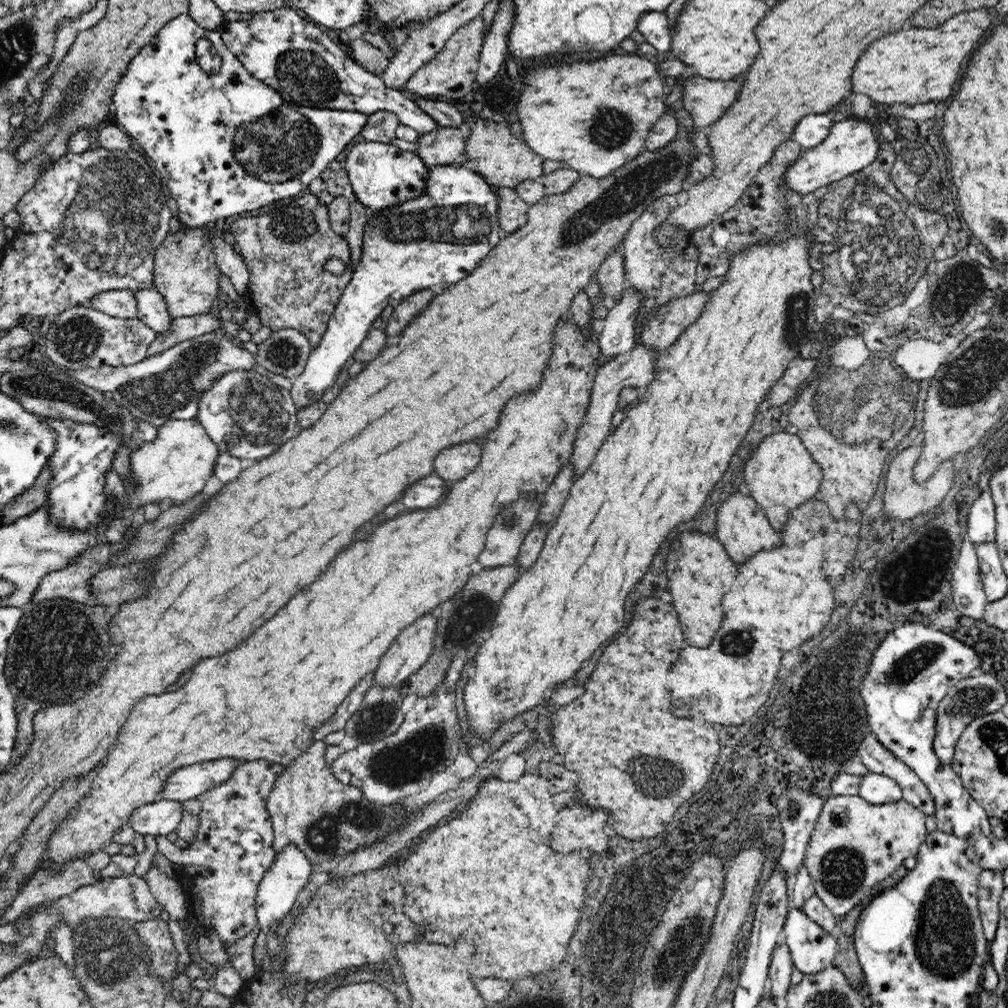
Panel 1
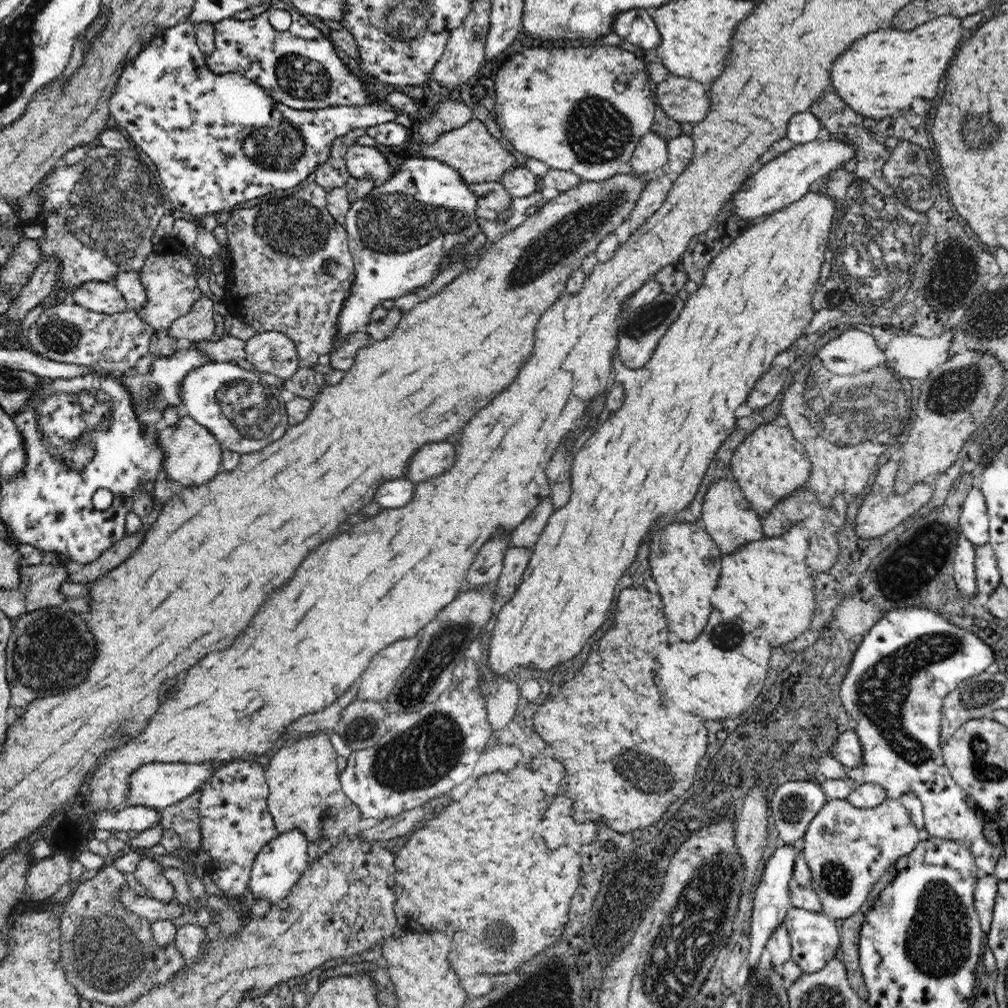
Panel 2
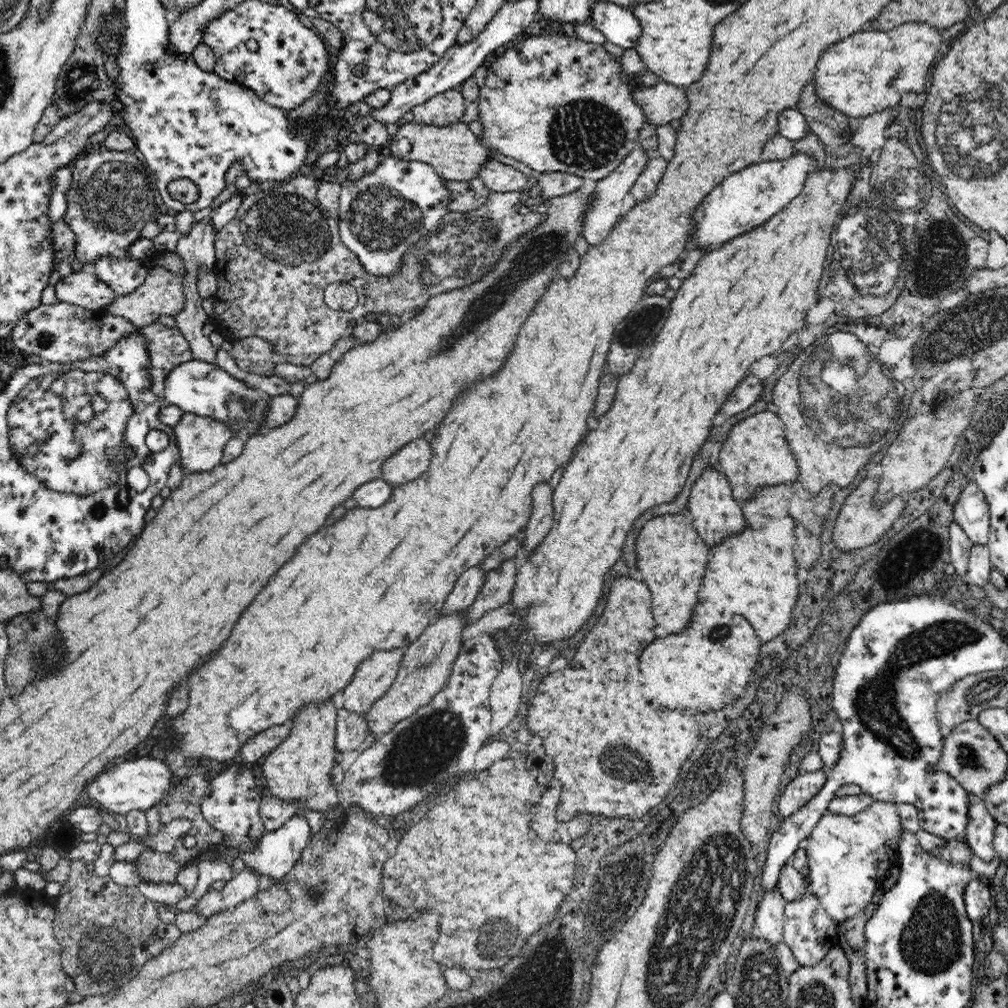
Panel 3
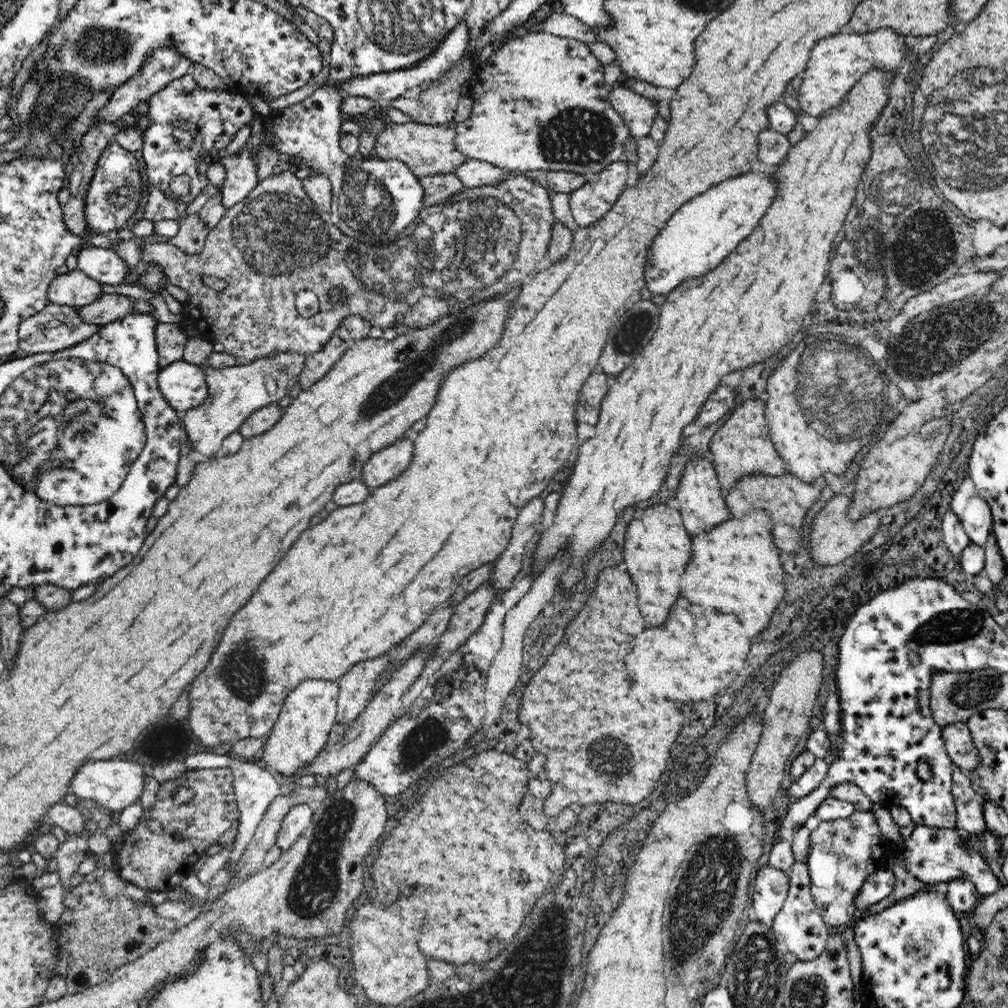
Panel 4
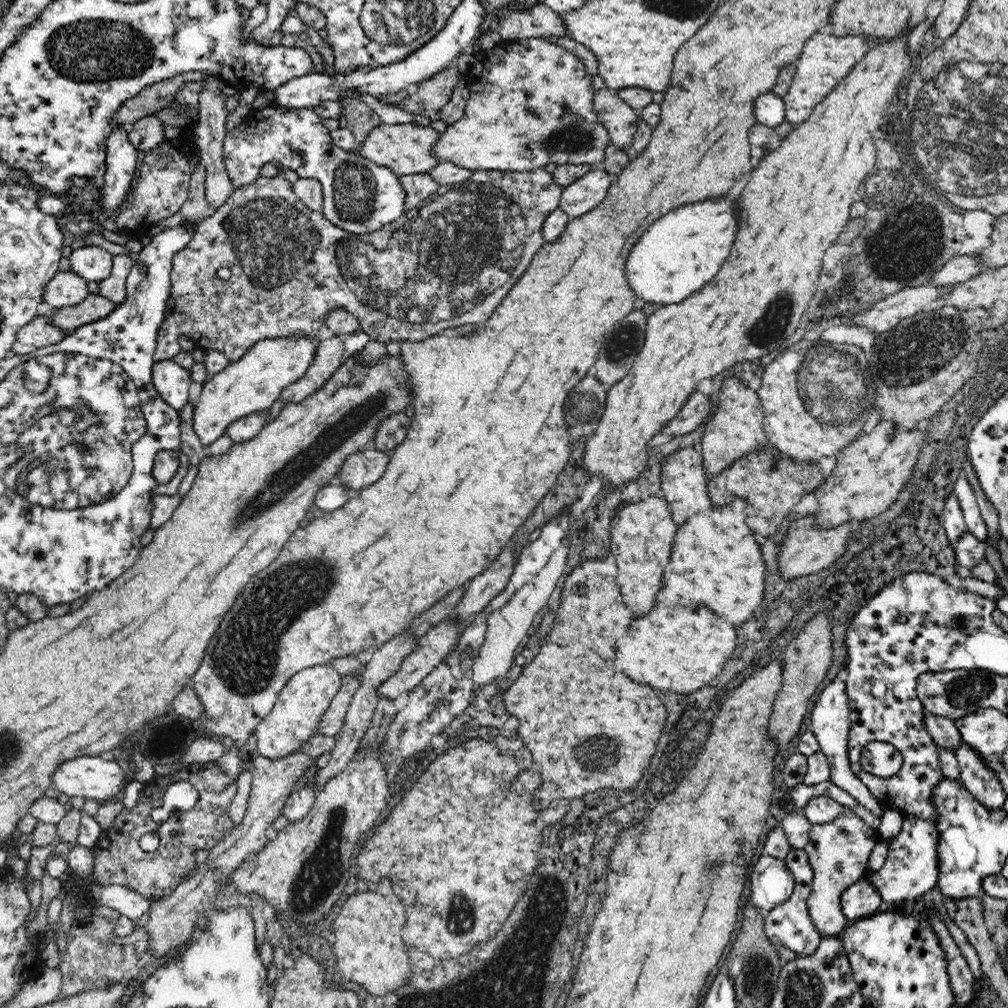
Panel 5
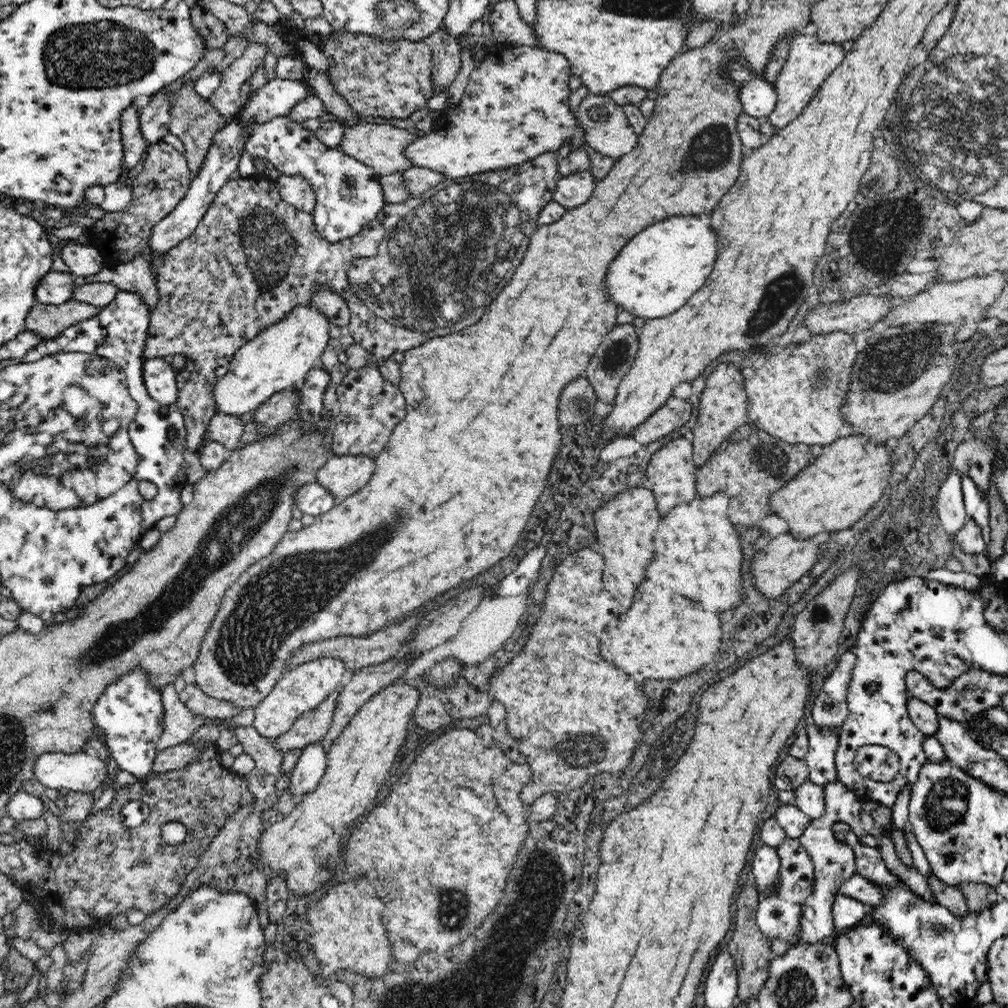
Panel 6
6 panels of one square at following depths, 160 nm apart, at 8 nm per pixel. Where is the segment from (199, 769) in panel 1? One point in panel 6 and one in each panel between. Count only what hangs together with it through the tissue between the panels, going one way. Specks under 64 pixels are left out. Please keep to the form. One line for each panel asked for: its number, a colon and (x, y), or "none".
2: (157, 785)
3: (141, 783)
4: (111, 784)
5: (88, 776)
6: (77, 771)

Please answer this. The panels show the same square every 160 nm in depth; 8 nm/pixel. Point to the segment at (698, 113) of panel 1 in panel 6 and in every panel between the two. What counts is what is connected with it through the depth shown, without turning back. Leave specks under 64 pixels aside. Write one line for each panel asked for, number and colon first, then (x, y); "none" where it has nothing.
2: (686, 101)
3: (662, 103)
4: (637, 112)
5: (621, 120)
6: (607, 130)

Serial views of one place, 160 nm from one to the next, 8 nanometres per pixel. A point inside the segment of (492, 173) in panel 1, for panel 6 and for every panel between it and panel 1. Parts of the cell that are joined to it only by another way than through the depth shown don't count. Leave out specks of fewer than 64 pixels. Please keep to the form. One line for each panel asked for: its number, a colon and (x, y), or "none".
2: (479, 157)
3: (456, 154)
4: (427, 149)
5: (406, 149)
6: (381, 146)

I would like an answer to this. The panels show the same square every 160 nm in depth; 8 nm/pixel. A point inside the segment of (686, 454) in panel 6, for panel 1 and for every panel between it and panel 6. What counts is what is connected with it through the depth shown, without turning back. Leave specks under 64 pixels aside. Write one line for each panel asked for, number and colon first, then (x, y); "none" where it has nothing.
1: (742, 527)
2: (730, 520)
3: (716, 514)
4: (700, 496)
5: (683, 479)

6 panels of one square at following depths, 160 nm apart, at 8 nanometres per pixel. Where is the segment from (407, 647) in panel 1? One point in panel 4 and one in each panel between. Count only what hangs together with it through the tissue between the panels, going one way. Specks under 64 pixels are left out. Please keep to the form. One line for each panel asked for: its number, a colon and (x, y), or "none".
2: (380, 676)
3: (374, 677)
4: (355, 688)

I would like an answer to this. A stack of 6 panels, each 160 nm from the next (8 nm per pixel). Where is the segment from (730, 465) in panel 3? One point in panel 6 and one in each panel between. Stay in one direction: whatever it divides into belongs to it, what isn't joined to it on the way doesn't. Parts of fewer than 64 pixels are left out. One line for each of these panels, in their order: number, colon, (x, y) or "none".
4: (742, 445)
5: (735, 429)
6: (723, 408)

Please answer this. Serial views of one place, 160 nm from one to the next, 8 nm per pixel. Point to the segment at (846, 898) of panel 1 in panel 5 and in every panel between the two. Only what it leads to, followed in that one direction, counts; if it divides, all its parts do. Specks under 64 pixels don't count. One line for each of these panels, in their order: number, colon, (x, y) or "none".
2: (848, 849)
3: (848, 856)
4: (843, 852)
5: (838, 851)

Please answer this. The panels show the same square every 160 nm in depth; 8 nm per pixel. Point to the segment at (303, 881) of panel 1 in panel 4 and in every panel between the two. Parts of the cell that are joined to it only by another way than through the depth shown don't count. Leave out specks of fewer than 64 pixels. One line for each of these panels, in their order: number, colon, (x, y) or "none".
2: (279, 865)
3: (276, 853)
4: (300, 816)

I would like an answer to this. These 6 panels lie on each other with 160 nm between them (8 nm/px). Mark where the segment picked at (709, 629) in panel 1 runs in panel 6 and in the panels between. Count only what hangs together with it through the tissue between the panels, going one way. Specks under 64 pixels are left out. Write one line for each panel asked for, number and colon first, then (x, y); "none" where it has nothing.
2: (685, 561)
3: (672, 557)
4: (657, 547)
5: (642, 534)
6: (625, 526)

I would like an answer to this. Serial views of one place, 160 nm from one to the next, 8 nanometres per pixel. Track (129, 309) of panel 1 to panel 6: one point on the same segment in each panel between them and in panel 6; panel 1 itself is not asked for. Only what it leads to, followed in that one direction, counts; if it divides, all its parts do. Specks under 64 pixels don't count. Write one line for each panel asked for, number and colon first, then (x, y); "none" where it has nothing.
2: (104, 297)
3: (81, 287)
4: (74, 288)
5: (65, 288)
6: (55, 288)

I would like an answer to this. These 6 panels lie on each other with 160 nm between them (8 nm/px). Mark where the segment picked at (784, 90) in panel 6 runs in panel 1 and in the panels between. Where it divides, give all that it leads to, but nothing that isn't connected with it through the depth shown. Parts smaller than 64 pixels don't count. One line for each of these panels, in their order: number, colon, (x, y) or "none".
1: (915, 65)
2: (878, 76)
3: (871, 71)
4: (836, 64)
5: (826, 60)

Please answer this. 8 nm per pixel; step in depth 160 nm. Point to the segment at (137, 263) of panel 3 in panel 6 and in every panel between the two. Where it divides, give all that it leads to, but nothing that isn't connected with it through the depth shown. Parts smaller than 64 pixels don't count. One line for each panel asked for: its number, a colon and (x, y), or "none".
4: (105, 265)
5: (93, 263)
6: (83, 260)

